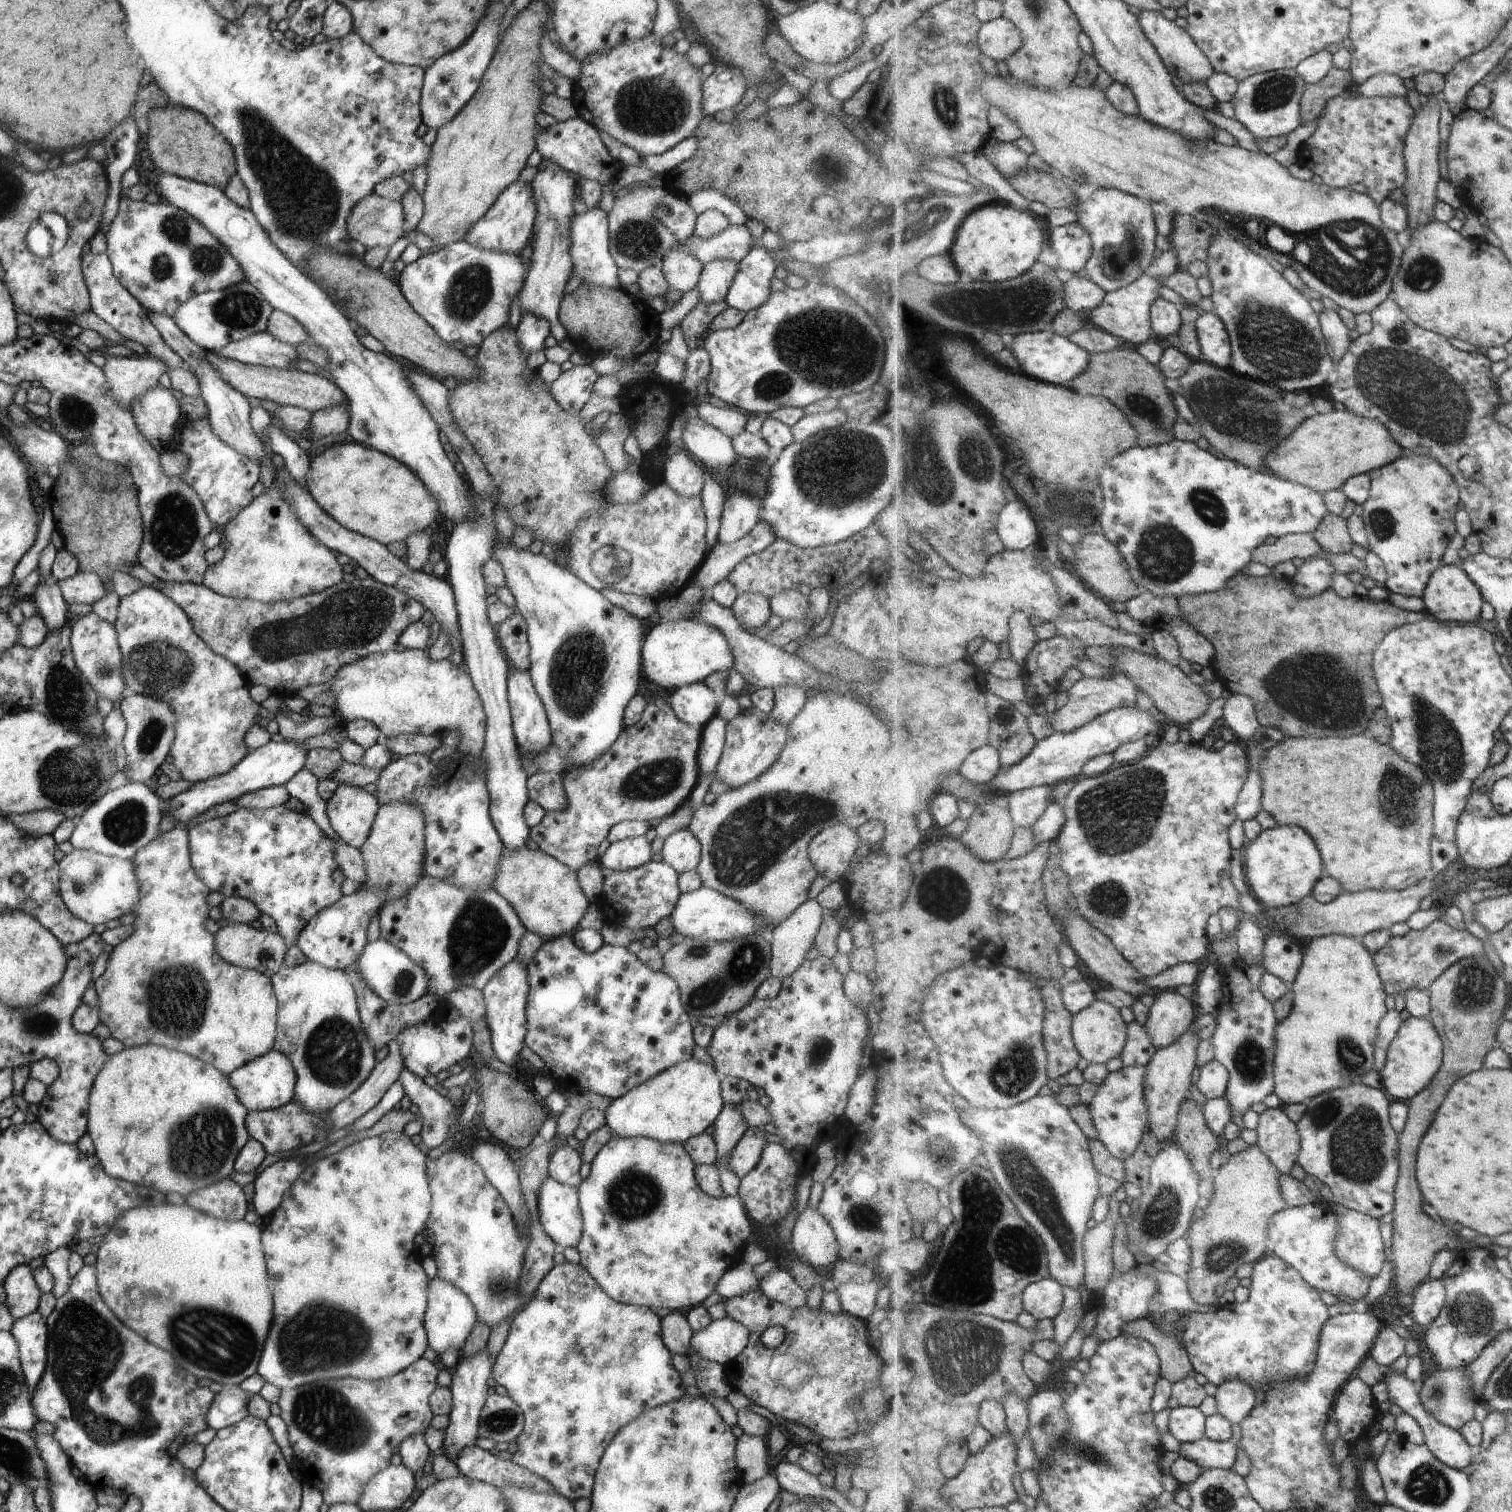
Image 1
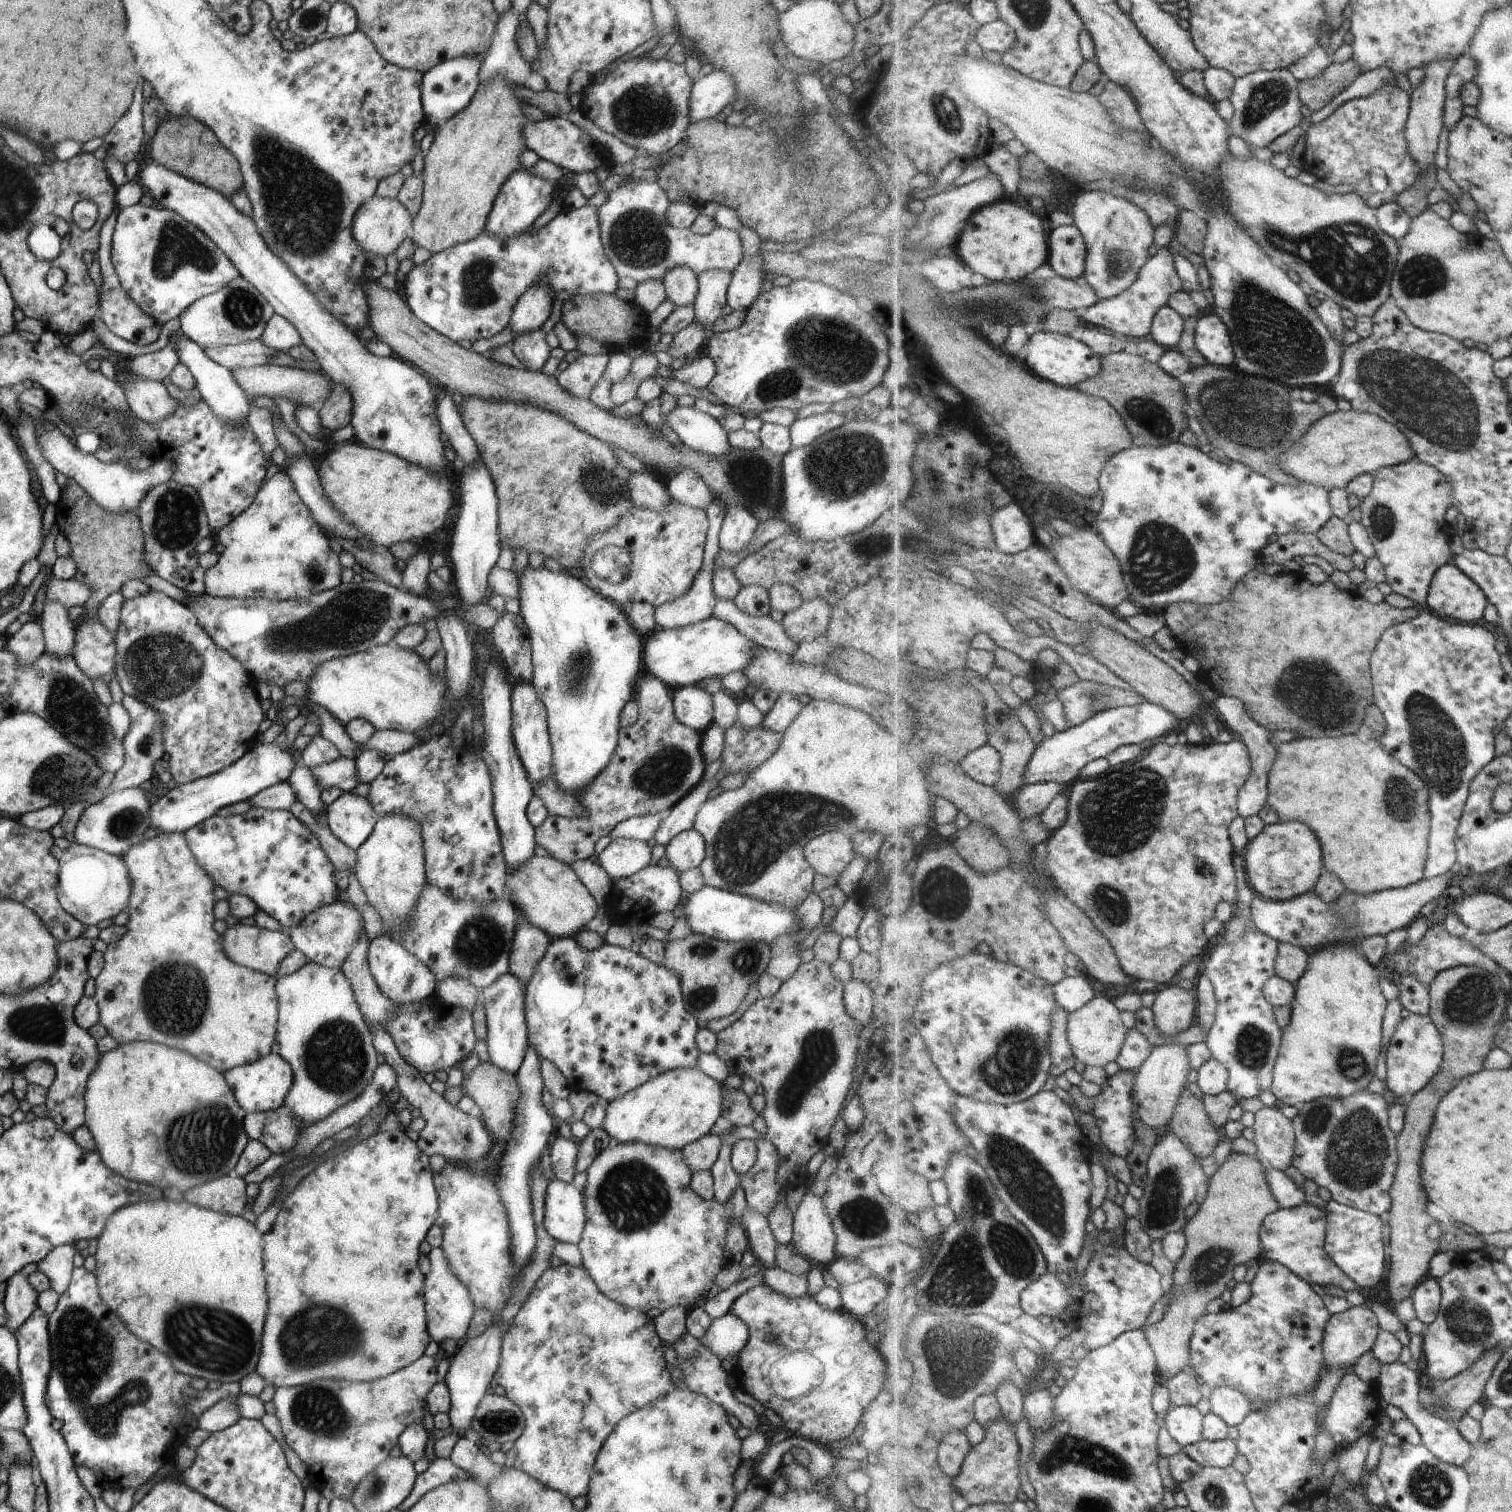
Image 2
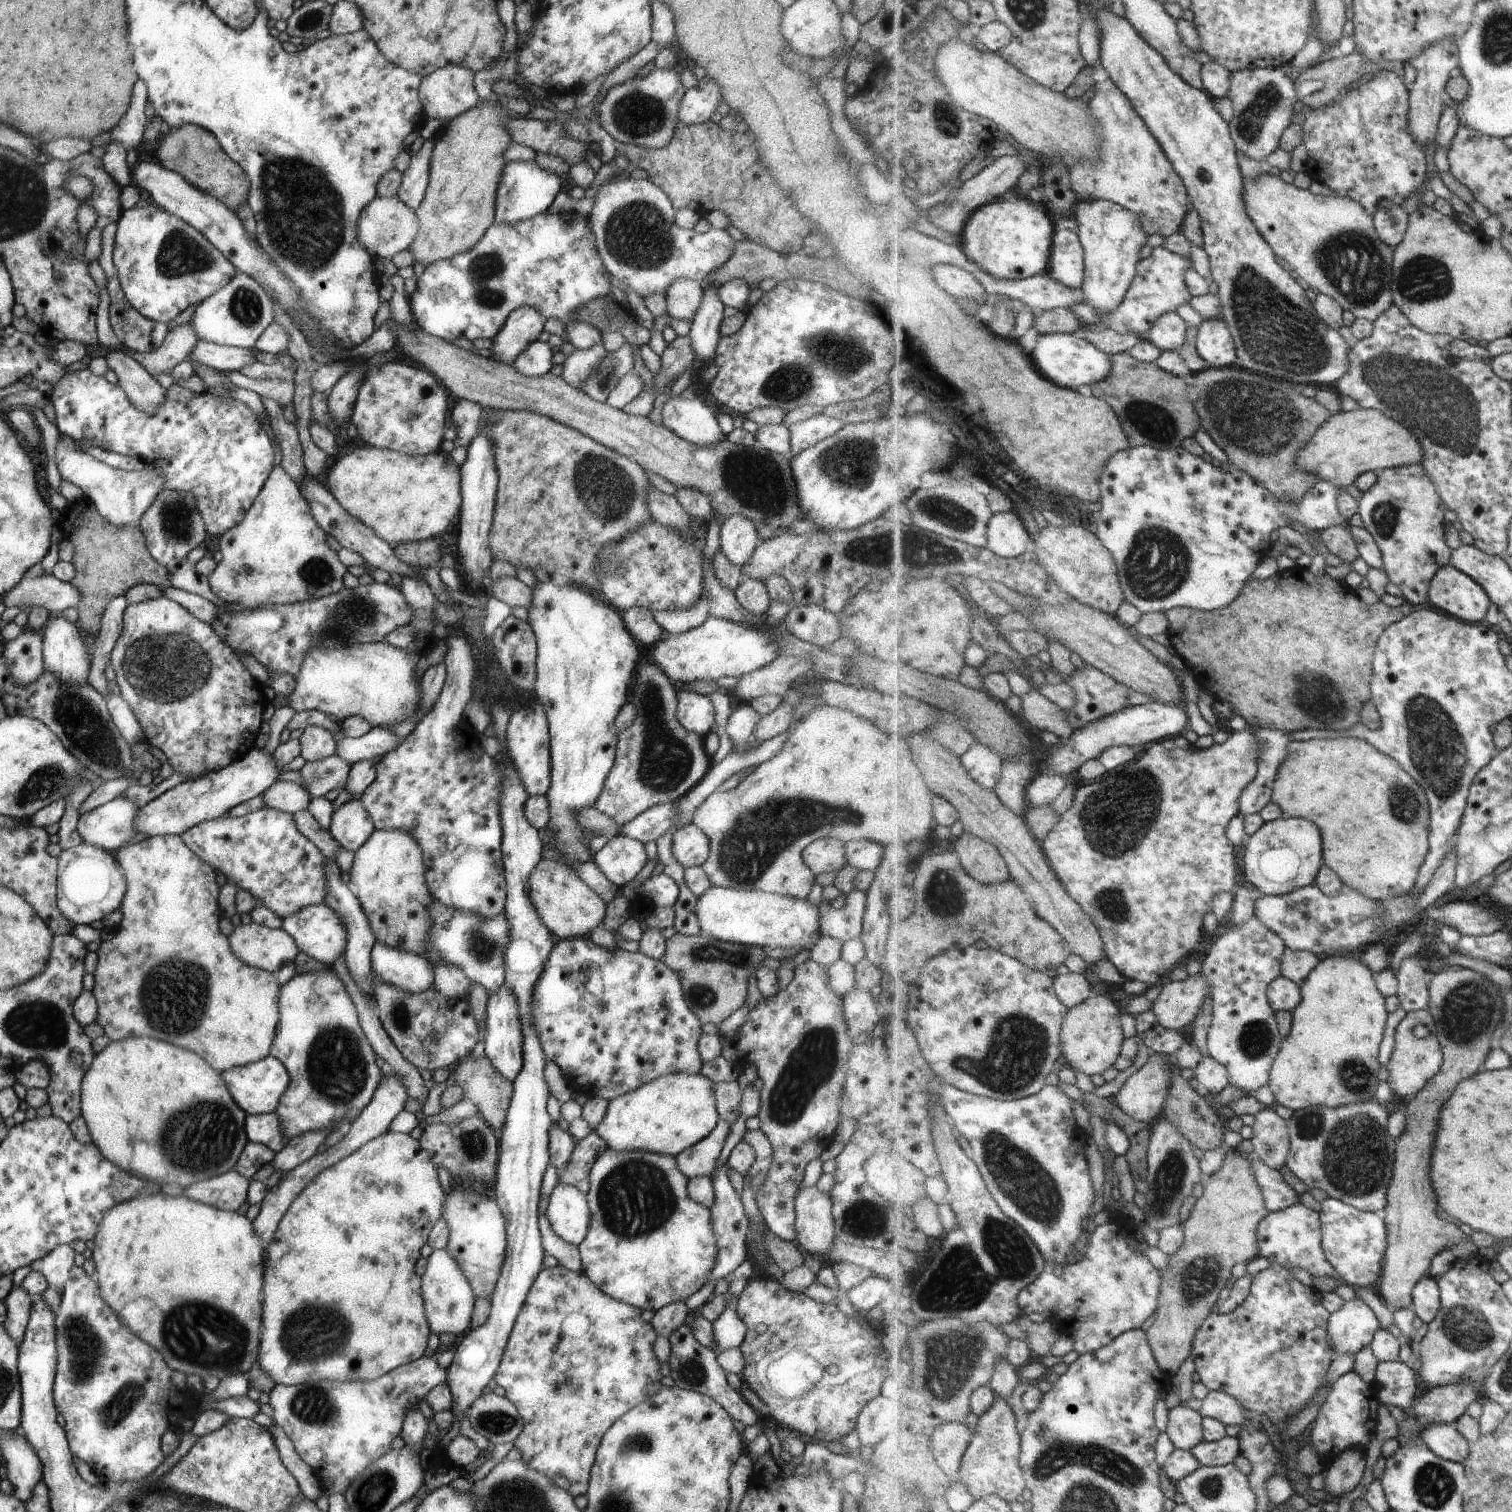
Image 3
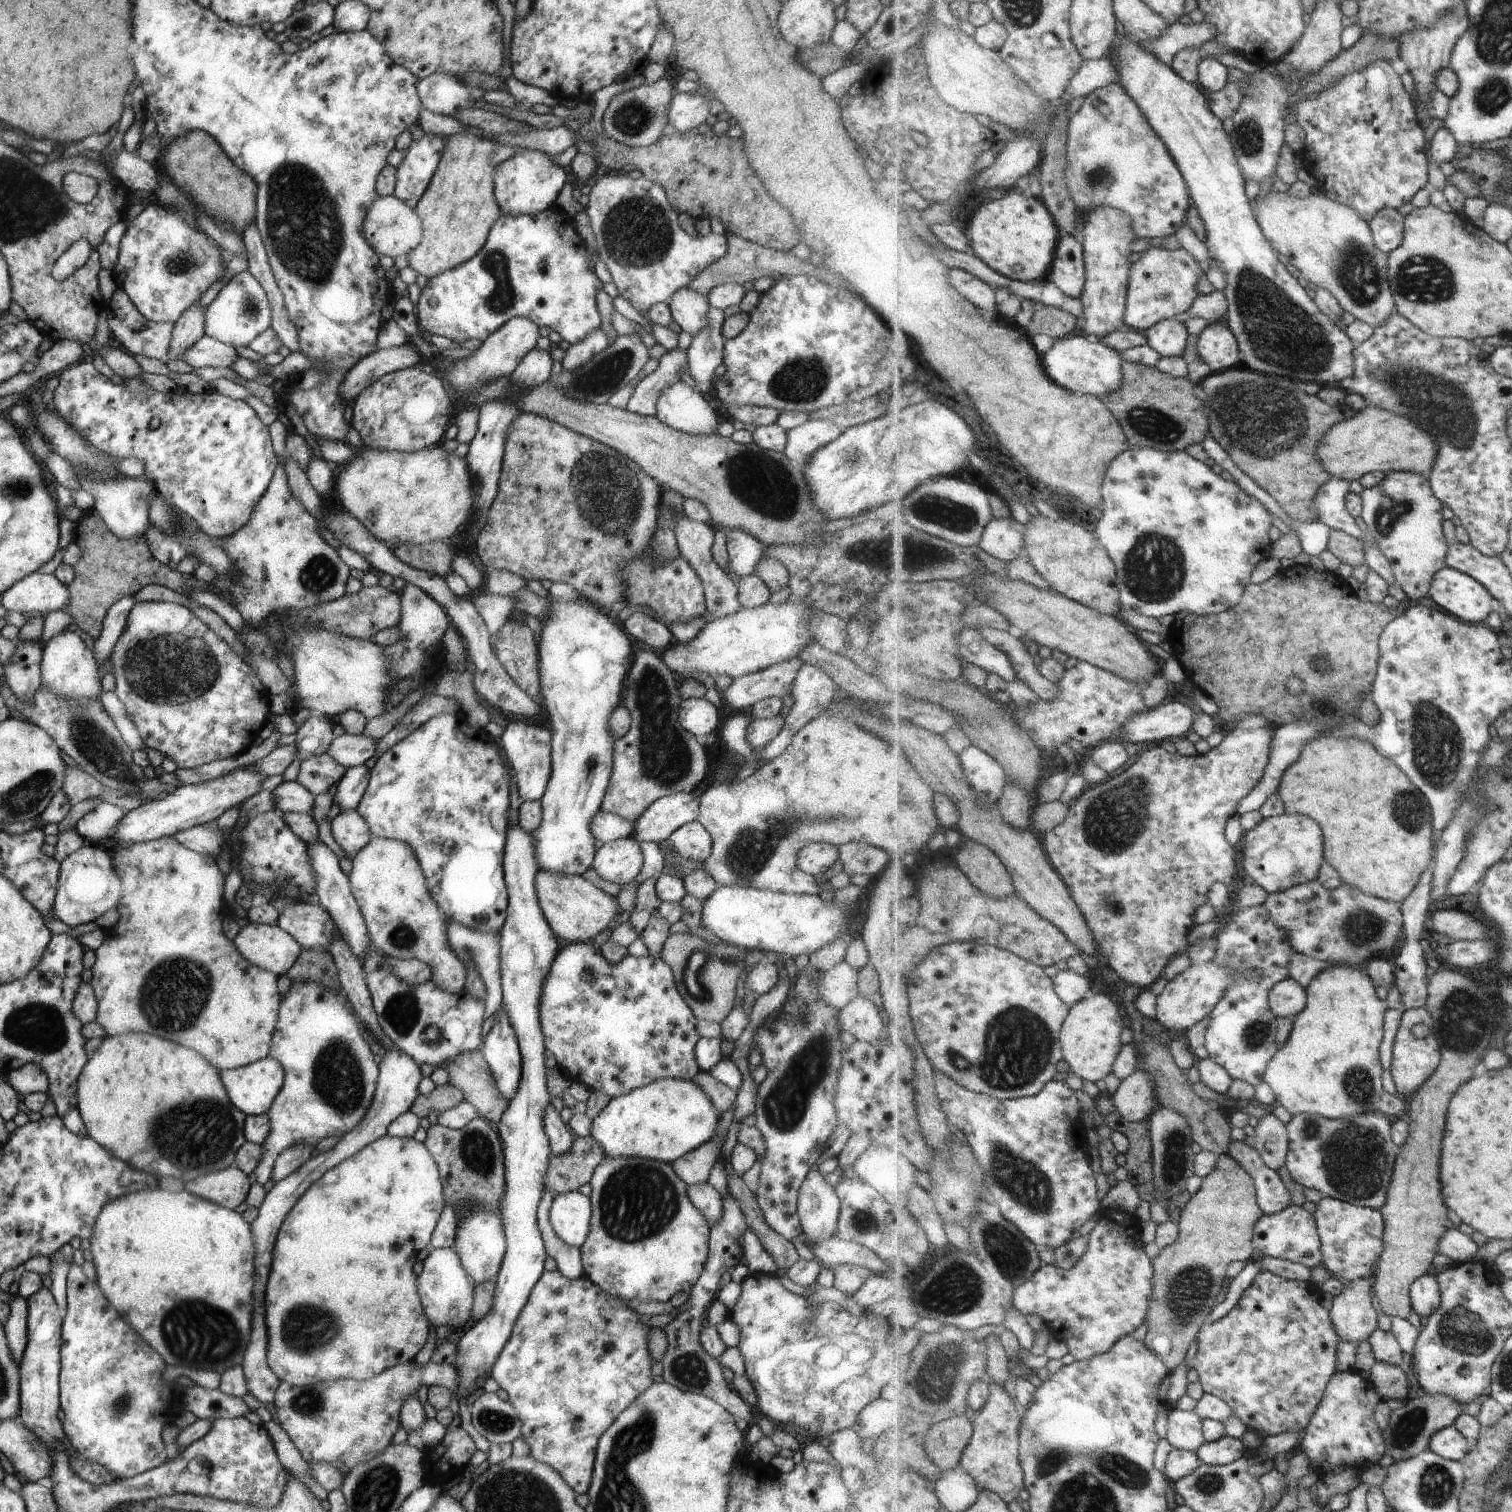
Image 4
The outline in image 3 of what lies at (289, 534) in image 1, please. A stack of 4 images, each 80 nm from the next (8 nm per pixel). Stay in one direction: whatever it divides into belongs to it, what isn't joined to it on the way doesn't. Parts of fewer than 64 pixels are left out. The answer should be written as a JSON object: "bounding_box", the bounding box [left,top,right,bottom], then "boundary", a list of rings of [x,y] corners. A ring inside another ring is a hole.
{"bounding_box":[207,464,347,610],"boundary":[[[278,464],[267,476],[243,520],[219,536],[221,559],[207,576],[209,590],[241,610],[295,604],[335,594],[344,588],[342,577],[347,570],[325,539],[325,532],[313,519],[295,482]]]}

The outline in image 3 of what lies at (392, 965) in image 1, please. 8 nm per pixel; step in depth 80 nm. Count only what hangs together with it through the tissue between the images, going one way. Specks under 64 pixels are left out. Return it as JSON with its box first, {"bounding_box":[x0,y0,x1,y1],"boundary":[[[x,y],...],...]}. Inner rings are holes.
{"bounding_box":[370,942,432,994],"boundary":[[[375,942],[370,953],[372,973],[383,982],[393,984],[395,988],[419,994],[432,988],[432,966],[424,956],[401,952]]]}

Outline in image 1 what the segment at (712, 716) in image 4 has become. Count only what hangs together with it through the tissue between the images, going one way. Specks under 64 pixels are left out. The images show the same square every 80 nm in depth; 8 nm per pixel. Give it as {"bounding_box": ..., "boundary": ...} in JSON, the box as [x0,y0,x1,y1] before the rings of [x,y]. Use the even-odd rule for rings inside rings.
{"bounding_box":[669,681,718,729],"boundary":[[[697,681],[671,691],[669,704],[680,721],[700,729],[716,714],[718,694]]]}

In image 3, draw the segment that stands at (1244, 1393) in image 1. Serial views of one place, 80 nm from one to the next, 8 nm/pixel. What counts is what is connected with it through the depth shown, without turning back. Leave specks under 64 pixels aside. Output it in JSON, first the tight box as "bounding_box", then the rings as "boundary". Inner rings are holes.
{"bounding_box":[1200,1391,1250,1426],"boundary":[[[1208,1391],[1202,1397],[1200,1414],[1205,1417],[1215,1418],[1223,1425],[1245,1426],[1250,1417],[1245,1408],[1227,1392]]]}

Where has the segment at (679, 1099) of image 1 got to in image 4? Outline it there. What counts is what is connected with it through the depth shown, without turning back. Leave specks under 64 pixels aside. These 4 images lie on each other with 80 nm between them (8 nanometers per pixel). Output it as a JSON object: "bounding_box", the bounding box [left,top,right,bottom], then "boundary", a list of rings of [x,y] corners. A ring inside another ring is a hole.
{"bounding_box":[590,1078,719,1163],"boundary":[[[663,1078],[615,1096],[607,1106],[591,1118],[590,1136],[601,1146],[605,1158],[643,1158],[671,1163],[685,1152],[700,1146],[714,1134],[719,1113],[703,1090],[692,1080]]]}

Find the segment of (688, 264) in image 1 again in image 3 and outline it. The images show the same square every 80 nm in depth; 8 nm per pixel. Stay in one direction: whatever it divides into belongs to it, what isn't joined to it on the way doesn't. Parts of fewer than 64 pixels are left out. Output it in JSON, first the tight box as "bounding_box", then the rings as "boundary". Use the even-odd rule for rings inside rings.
{"bounding_box":[664,278,703,324],"boundary":[[[687,278],[671,282],[664,296],[667,315],[691,324],[695,310],[701,304],[701,296],[703,296],[701,282],[687,280]]]}

